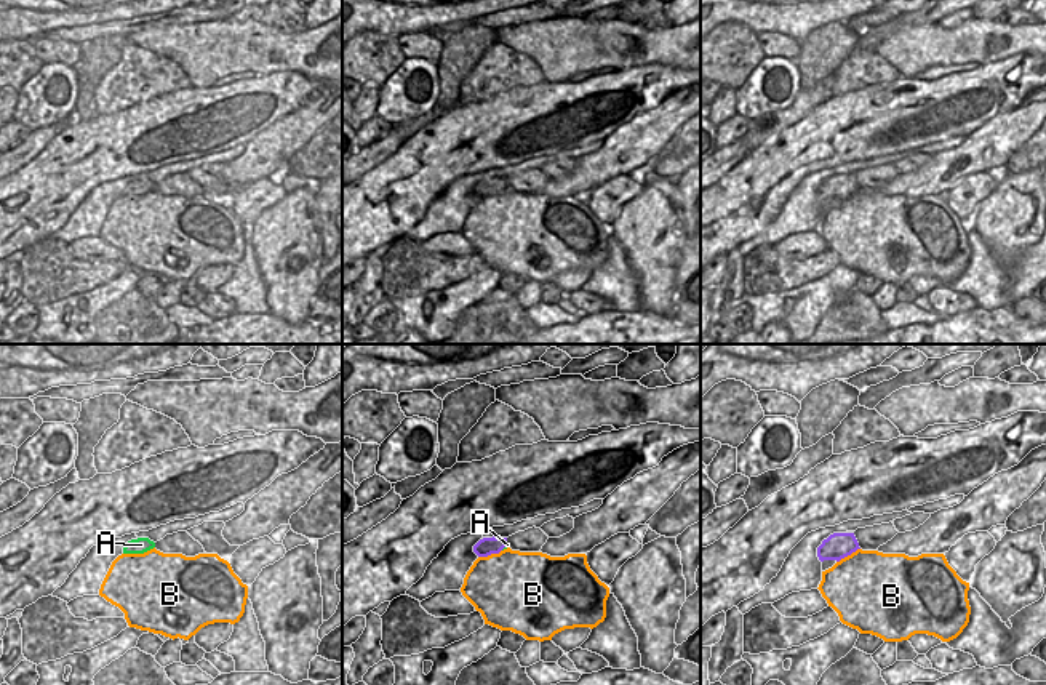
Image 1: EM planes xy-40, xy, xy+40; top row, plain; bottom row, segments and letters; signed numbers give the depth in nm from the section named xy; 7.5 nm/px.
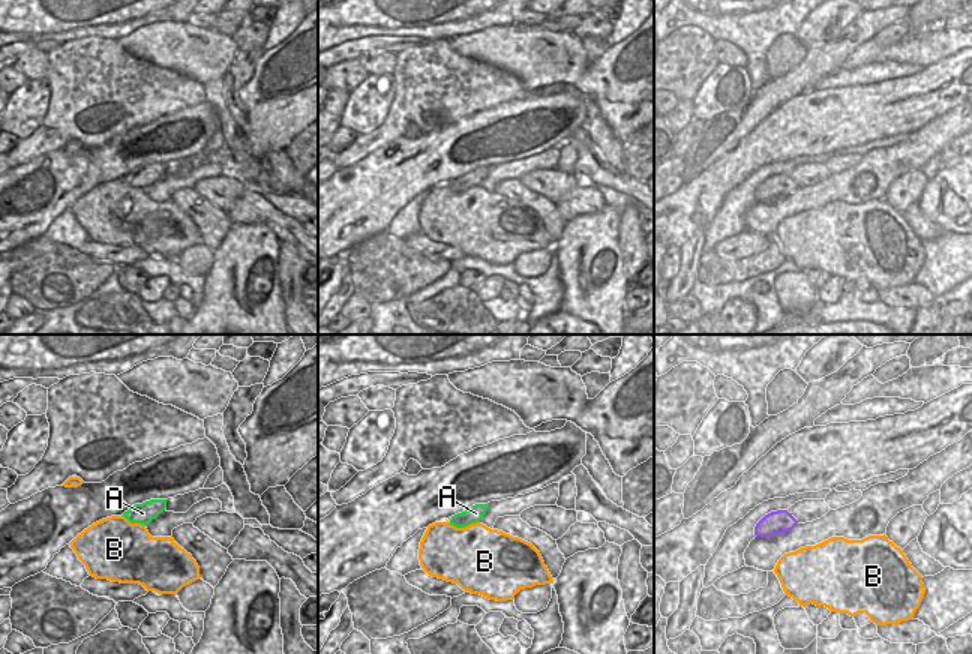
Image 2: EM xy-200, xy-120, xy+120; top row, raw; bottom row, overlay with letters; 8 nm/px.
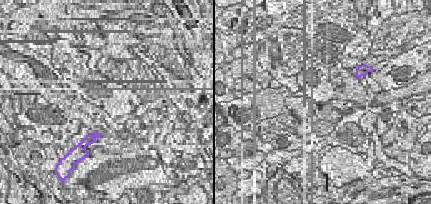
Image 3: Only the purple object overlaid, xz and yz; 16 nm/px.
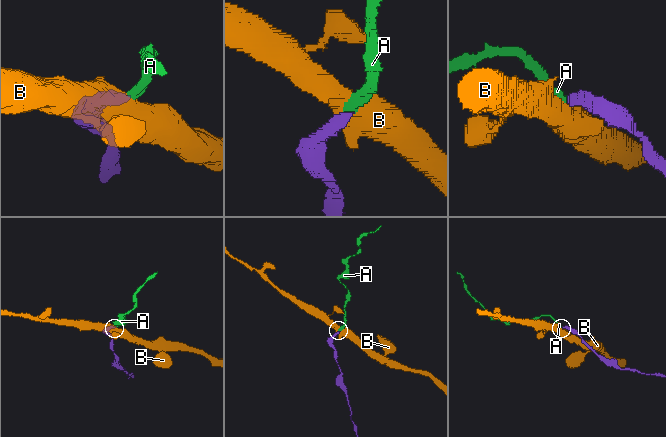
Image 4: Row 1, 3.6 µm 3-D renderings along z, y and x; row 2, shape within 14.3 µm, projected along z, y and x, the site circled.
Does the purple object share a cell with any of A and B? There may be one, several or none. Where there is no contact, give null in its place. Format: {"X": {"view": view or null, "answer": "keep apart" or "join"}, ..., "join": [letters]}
{"A": {"view": "xy", "answer": "join"}, "B": {"view": "xy", "answer": "keep apart"}, "join": ["A"]}

